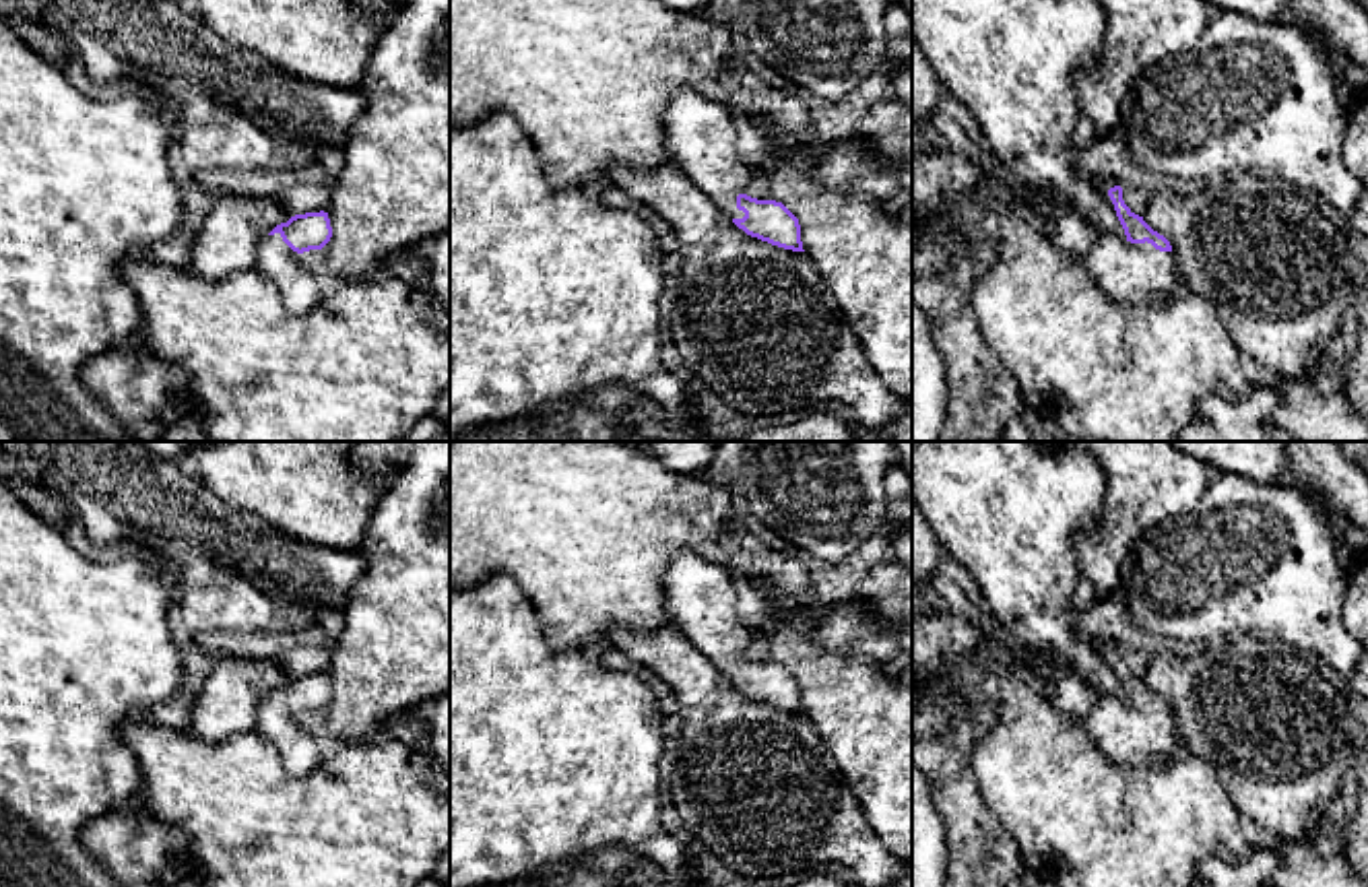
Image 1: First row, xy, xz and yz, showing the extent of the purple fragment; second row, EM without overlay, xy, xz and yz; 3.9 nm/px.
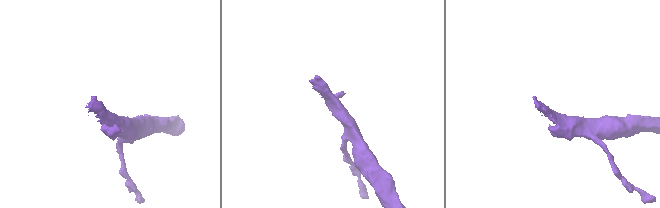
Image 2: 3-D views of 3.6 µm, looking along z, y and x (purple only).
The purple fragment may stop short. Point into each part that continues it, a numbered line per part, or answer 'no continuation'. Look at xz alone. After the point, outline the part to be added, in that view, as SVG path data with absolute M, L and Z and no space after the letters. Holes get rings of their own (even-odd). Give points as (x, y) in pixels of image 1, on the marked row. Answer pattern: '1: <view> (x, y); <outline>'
1: xz (700, 135); M689 87L675 91L662 118L671 159L730 219L745 217L737 196L753 179L753 169L737 151L739 124L726 107Z

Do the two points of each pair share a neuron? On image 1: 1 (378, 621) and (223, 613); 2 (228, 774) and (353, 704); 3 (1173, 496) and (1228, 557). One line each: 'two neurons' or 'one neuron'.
1: two neurons
2: two neurons
3: two neurons

